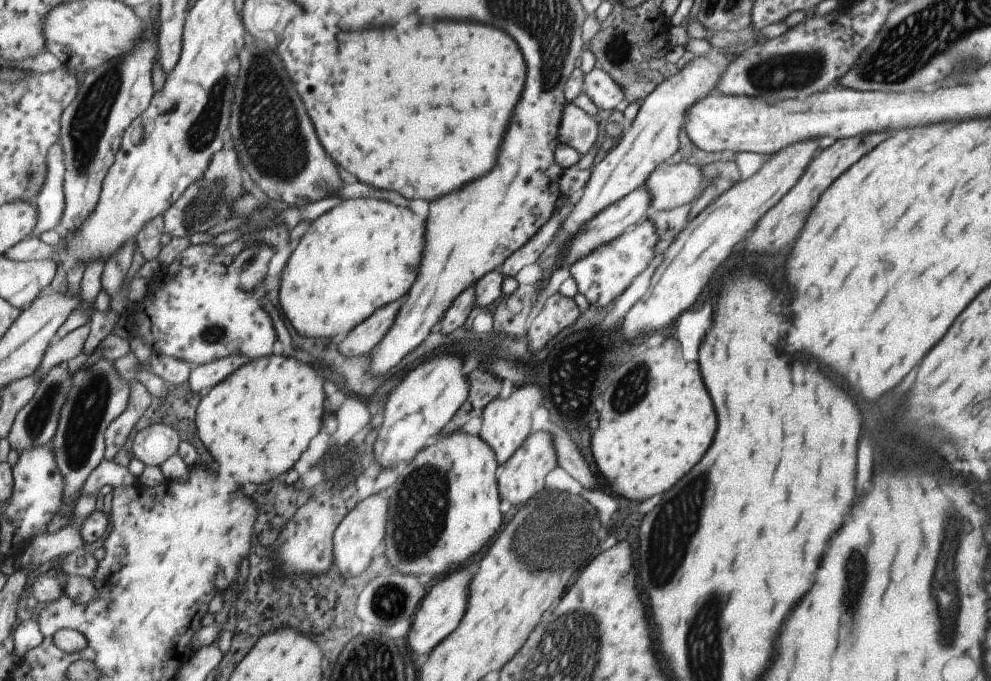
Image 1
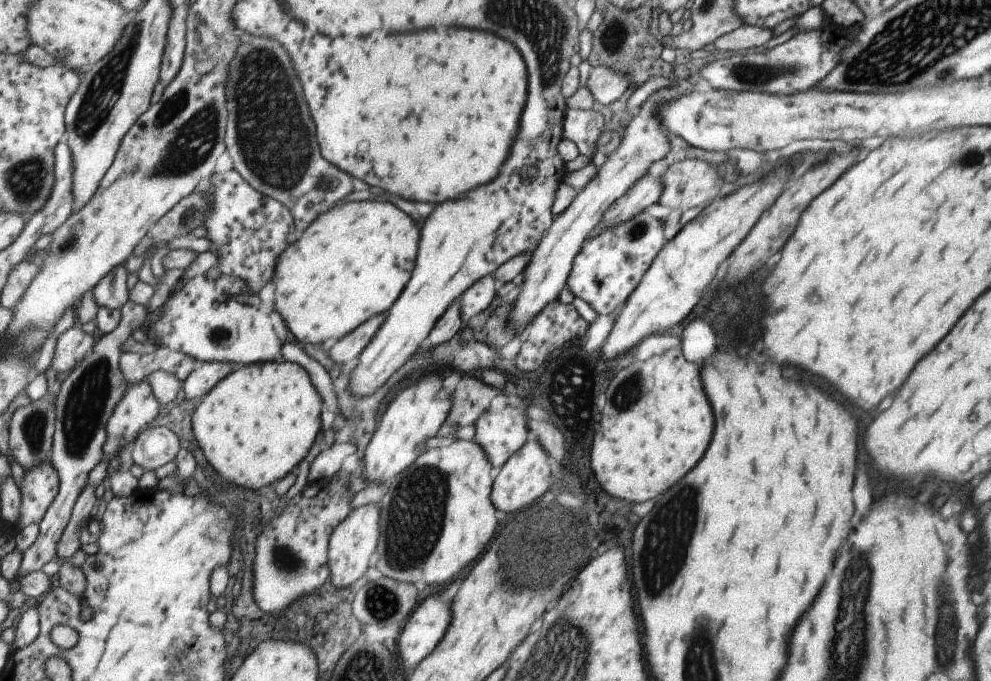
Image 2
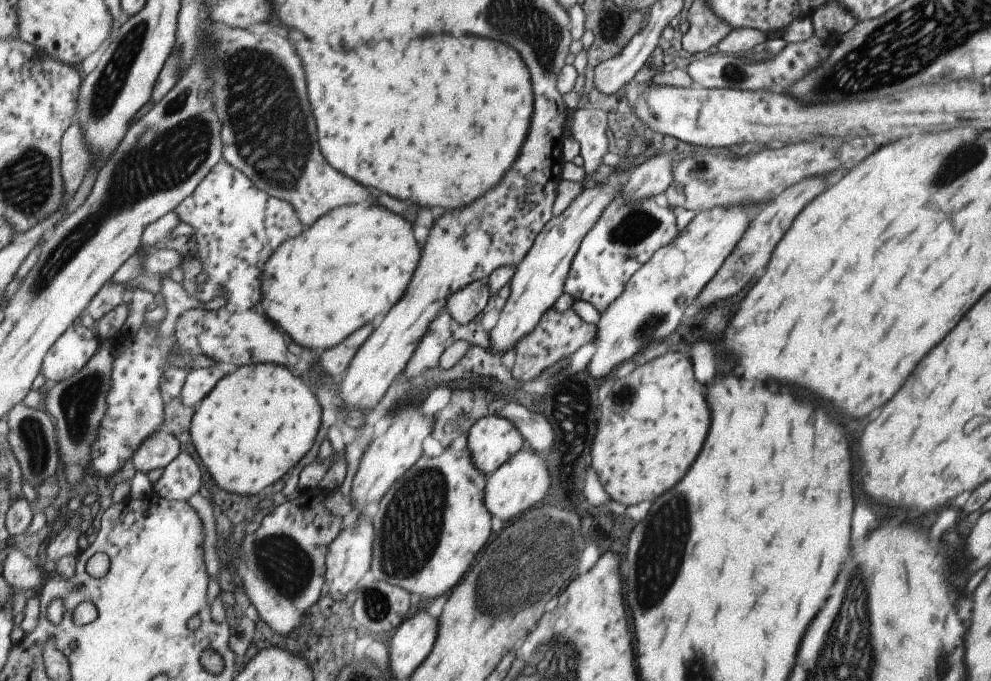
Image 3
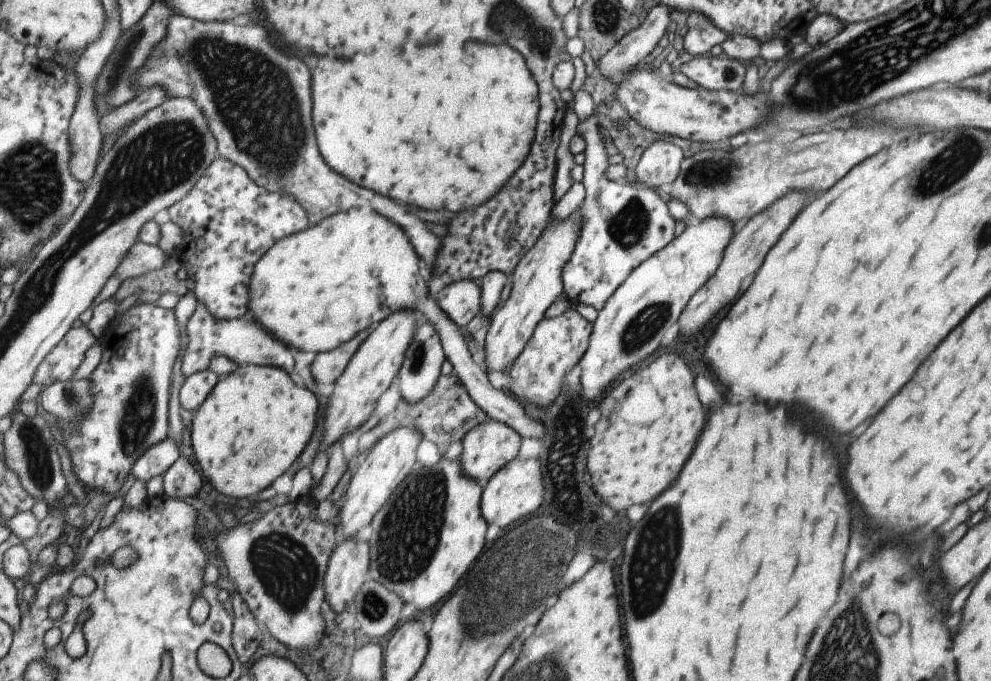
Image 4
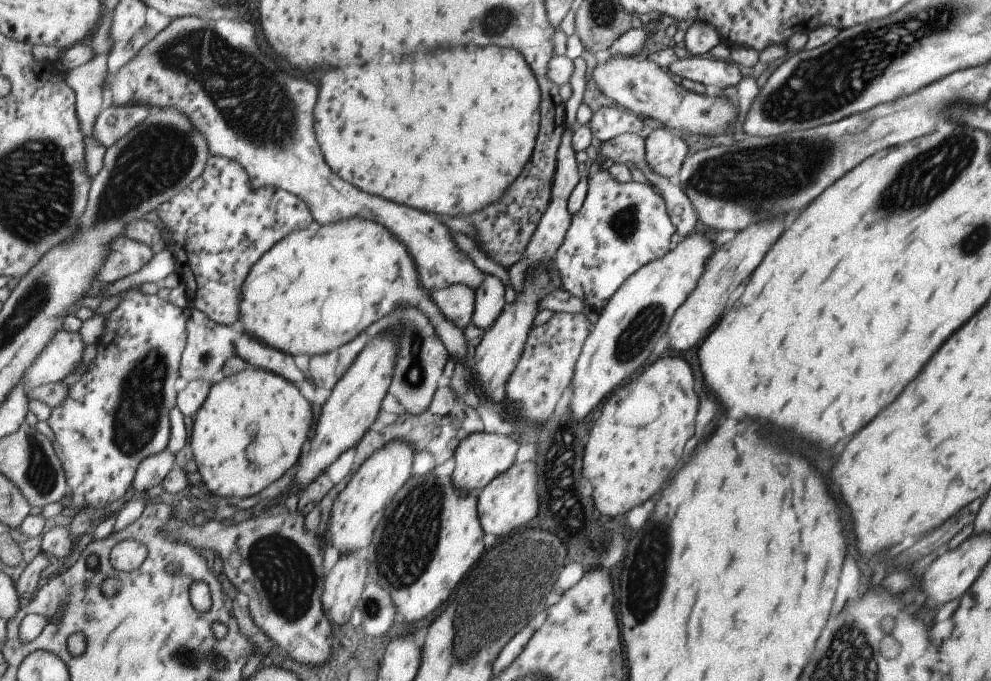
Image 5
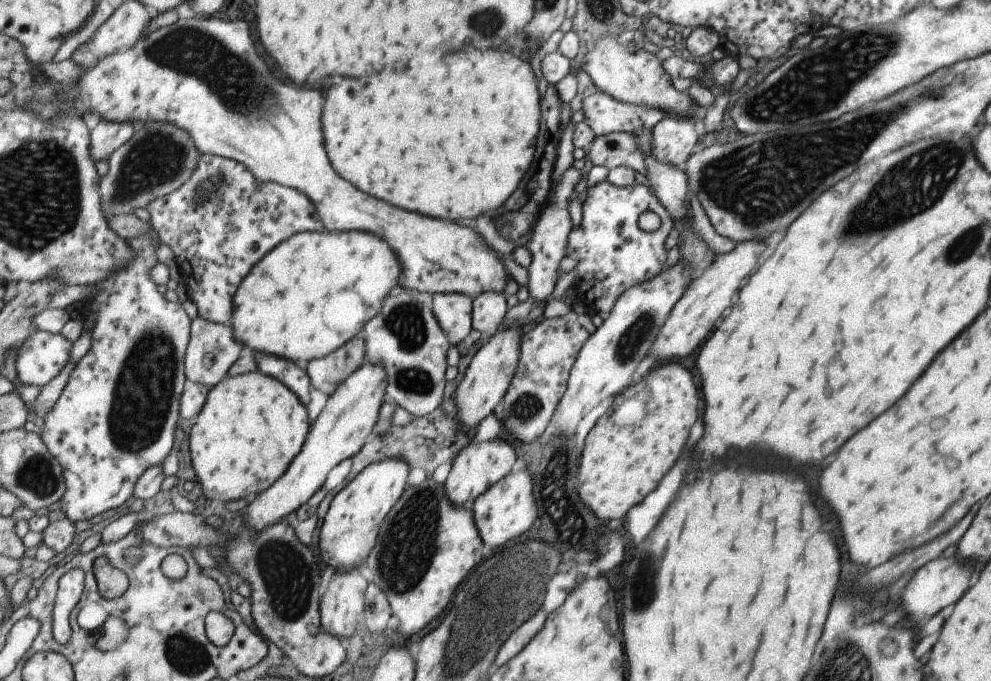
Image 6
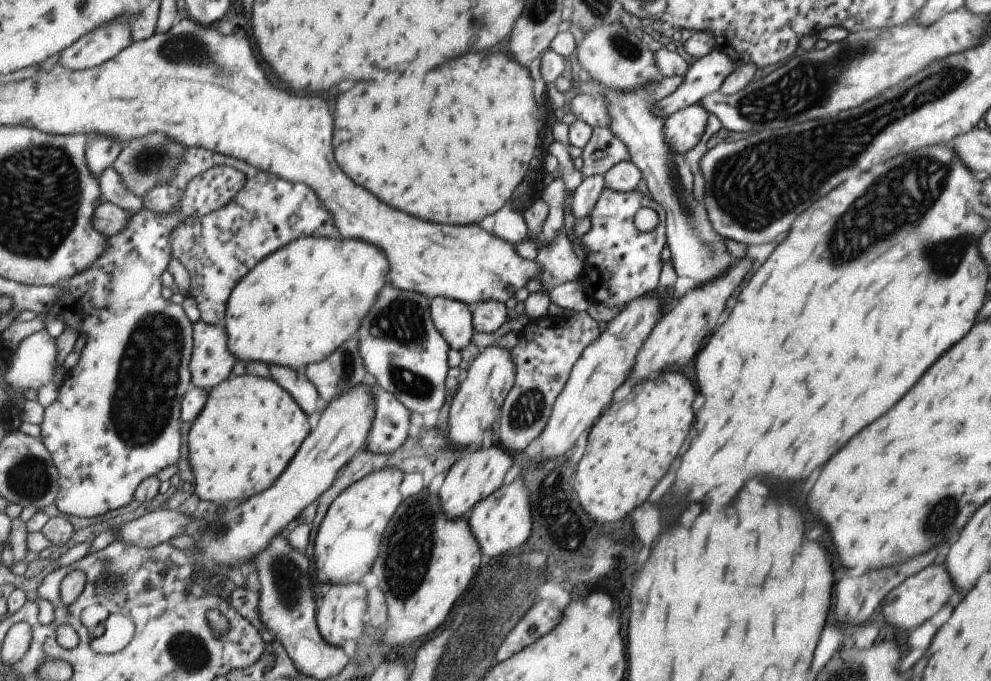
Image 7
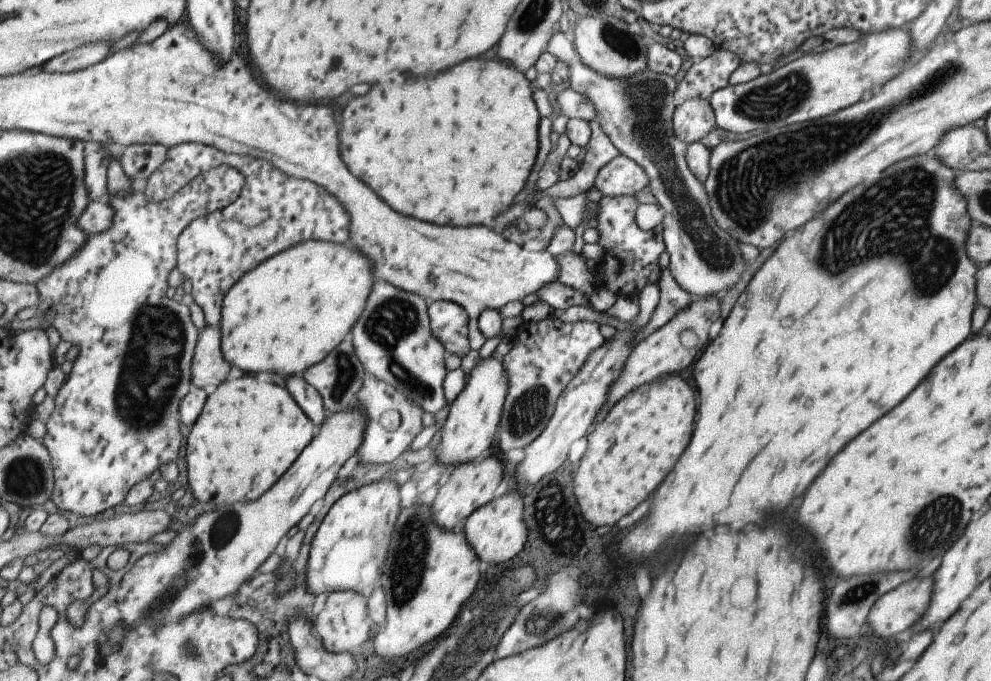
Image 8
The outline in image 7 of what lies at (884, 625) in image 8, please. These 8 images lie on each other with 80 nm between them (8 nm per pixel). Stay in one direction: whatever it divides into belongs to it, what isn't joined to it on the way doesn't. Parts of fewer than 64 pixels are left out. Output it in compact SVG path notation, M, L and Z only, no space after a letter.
M931 564L923 570L919 570L917 574L908 576L905 582L898 584L885 596L885 606L883 606L885 622L893 624L897 628L903 628L903 630L913 630L921 622L931 618L943 604L947 604L949 598L953 596L953 592L955 592L955 586L953 586L951 578L947 576L943 564Z

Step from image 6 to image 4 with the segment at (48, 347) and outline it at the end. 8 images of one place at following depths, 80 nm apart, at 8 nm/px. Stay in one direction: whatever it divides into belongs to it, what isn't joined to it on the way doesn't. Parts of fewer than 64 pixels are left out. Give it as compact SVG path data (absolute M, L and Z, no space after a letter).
M87 326L72 328L65 338L52 350L40 364L34 382L42 387L67 382L79 370L85 360L85 354L98 338Z

